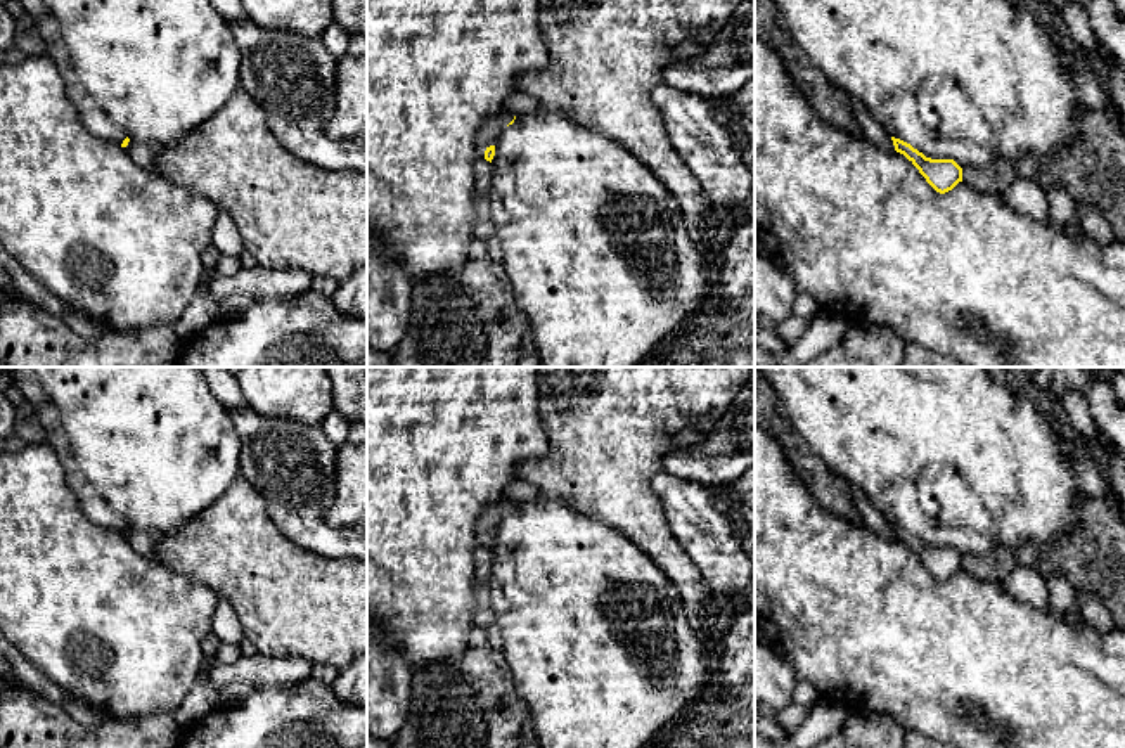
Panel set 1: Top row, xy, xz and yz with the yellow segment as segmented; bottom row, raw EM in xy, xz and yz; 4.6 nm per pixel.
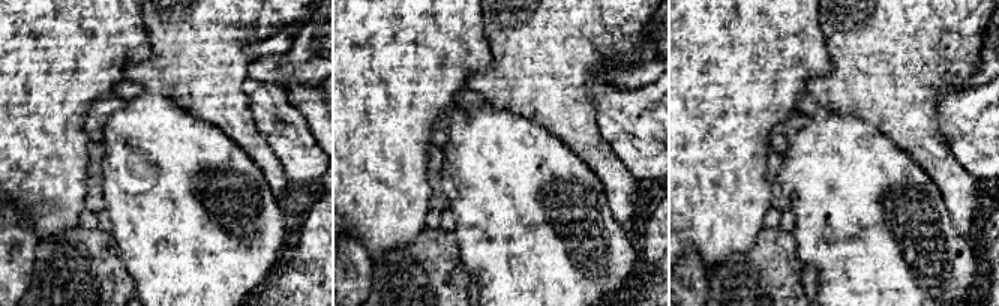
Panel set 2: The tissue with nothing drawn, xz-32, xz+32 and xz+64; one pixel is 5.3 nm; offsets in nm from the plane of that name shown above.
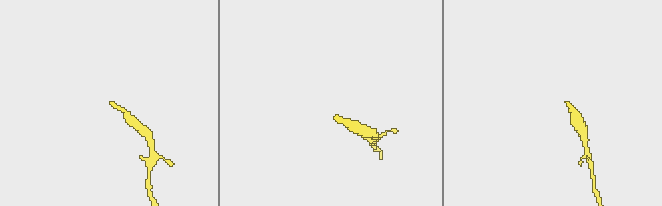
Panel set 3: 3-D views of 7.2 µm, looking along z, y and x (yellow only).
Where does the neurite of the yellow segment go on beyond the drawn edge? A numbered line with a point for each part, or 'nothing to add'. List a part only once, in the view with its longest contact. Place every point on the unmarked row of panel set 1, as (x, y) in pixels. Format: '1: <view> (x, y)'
1: xz (492, 515)

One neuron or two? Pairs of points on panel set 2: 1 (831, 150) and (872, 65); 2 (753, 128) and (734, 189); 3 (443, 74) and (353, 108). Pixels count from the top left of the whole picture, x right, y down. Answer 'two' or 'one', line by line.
1: two
2: one
3: one

